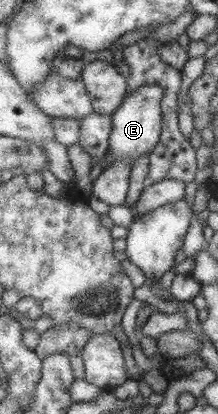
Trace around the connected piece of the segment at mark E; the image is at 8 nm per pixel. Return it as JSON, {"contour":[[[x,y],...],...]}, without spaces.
{"contour":[[[141,84],[136,90],[124,95],[123,103],[111,114],[111,131],[109,134],[108,151],[113,162],[120,162],[125,158],[130,167],[141,154],[150,152],[158,142],[162,127],[161,98],[163,89],[157,84]]]}

